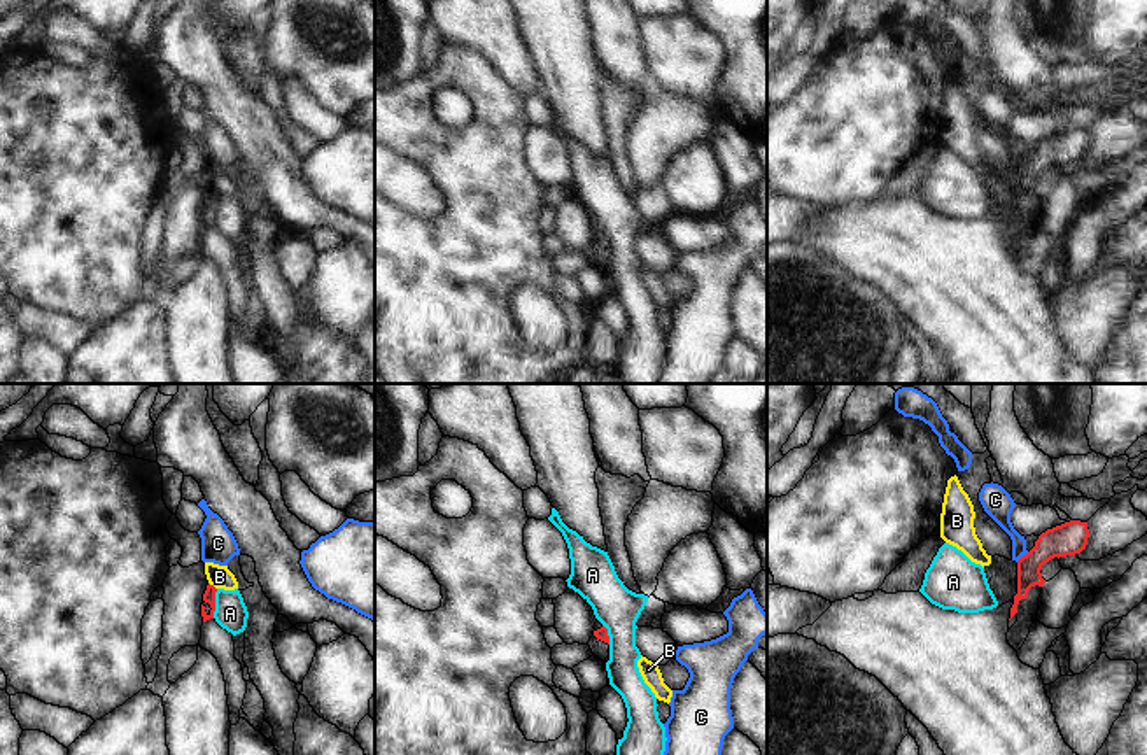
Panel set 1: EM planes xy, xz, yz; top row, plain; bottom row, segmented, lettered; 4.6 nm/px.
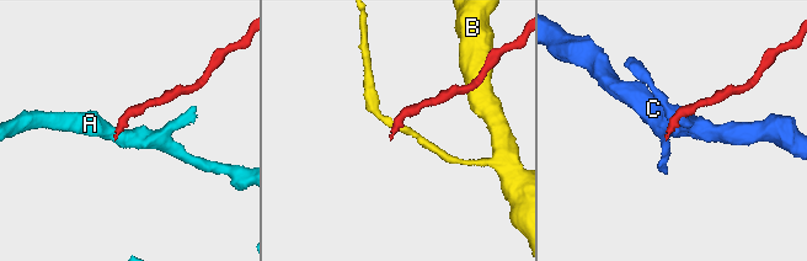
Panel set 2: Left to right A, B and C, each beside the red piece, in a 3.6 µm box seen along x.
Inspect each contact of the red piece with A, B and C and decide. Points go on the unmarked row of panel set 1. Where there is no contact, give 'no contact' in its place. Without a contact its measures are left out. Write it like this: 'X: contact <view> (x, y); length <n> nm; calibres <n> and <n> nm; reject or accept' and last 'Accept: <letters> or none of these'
A: contact xy (214, 211); length 140 nm; calibres 60 and 150 nm; reject
B: contact xy (212, 193); length 50 nm; calibres 60 and 100 nm; reject
C: contact yz (1023, 163); length 80 nm; calibres 150 and 120 nm; reject
Accept: none of these

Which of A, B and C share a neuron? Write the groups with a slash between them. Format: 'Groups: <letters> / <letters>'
Groups: A / B / C

